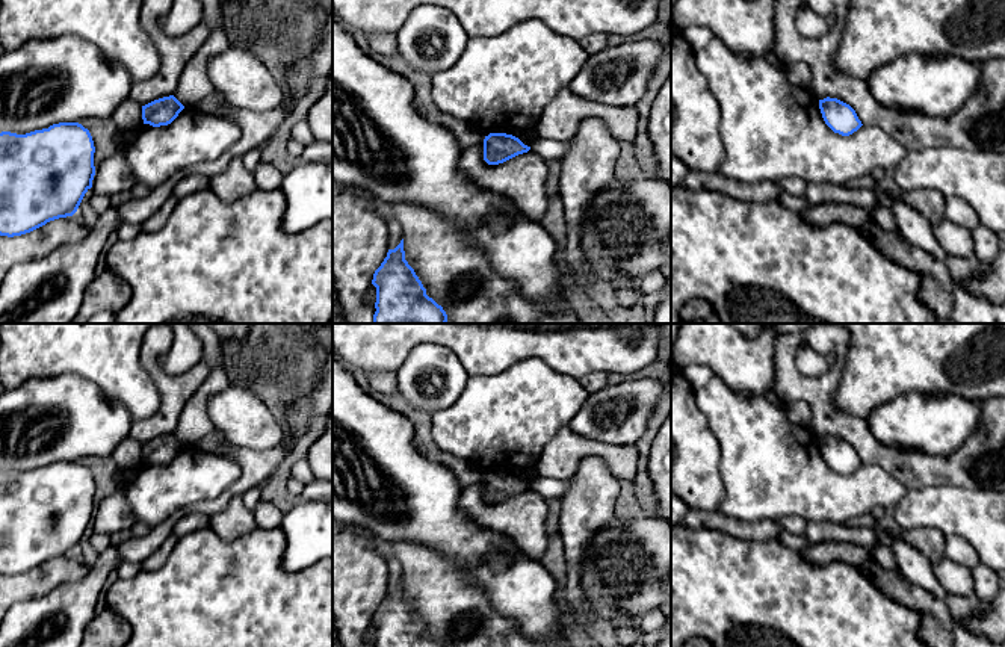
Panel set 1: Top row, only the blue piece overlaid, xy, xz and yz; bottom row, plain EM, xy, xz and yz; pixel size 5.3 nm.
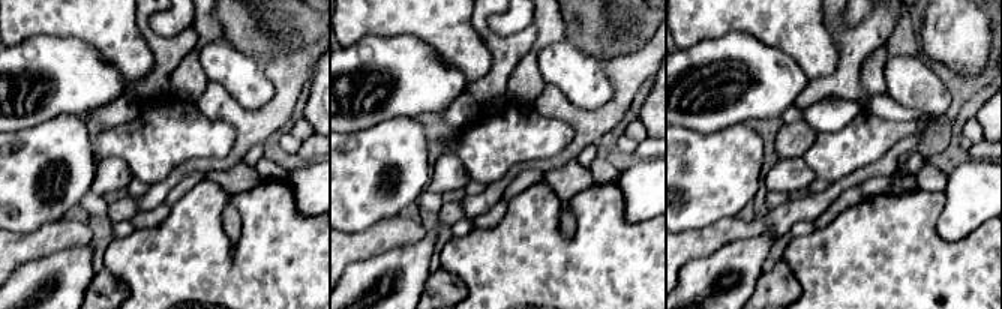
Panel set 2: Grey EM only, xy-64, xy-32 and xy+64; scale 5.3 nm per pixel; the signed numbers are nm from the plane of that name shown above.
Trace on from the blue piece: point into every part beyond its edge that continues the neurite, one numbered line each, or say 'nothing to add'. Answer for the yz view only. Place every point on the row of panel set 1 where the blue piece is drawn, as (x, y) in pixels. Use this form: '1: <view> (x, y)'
nothing to add

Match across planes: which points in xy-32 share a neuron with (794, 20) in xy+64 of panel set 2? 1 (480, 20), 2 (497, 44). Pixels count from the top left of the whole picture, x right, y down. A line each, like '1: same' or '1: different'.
1: different
2: different

